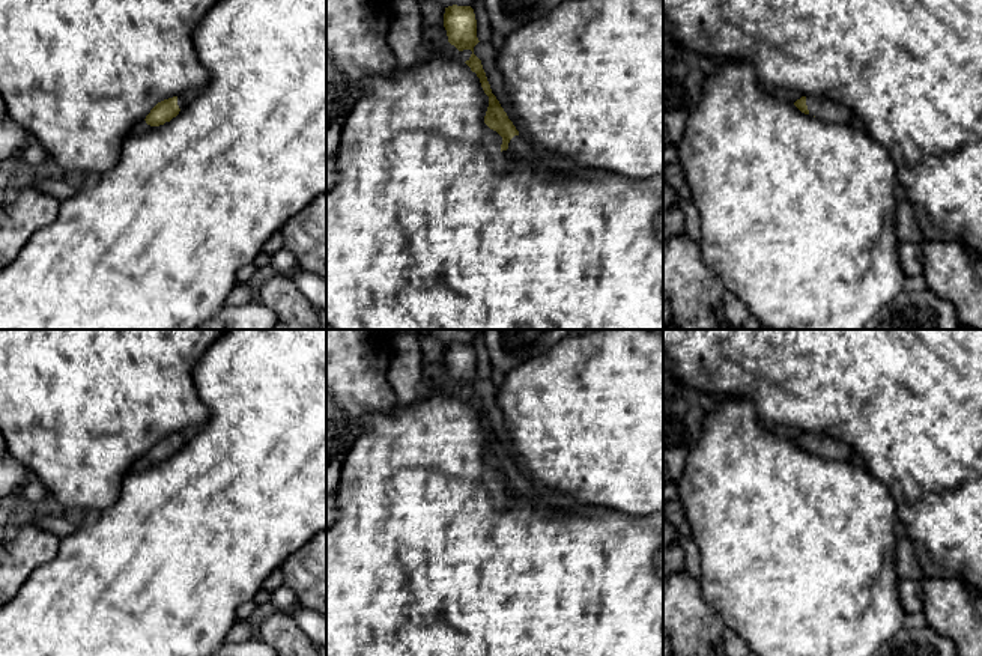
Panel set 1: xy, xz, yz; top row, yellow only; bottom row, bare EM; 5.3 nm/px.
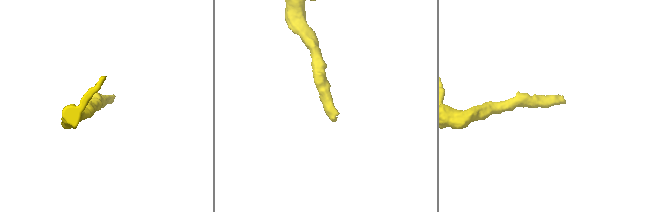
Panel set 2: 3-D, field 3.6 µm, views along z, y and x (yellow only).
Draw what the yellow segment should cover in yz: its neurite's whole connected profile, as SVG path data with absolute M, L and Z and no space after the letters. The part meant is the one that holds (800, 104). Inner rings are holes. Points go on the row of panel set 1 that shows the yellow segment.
M802 96L794 105L802 113L829 123L848 123L853 117L851 110L832 96Z

